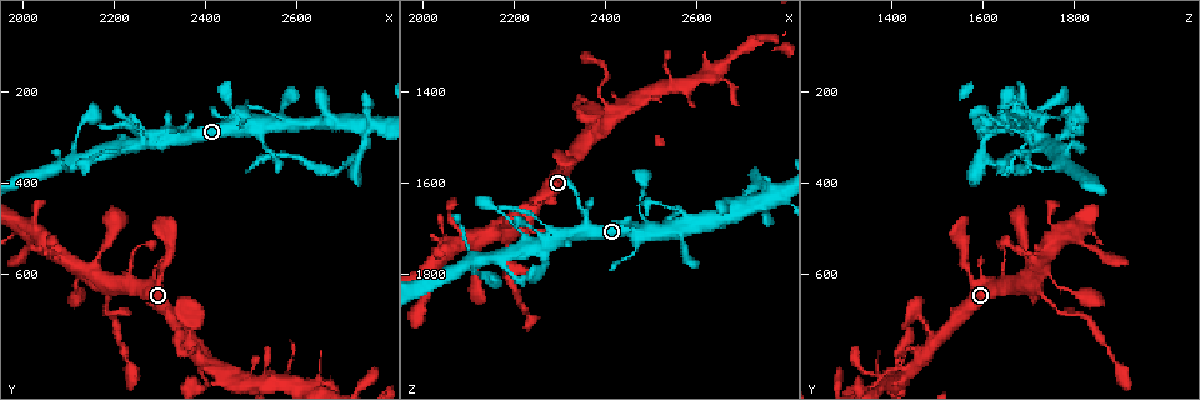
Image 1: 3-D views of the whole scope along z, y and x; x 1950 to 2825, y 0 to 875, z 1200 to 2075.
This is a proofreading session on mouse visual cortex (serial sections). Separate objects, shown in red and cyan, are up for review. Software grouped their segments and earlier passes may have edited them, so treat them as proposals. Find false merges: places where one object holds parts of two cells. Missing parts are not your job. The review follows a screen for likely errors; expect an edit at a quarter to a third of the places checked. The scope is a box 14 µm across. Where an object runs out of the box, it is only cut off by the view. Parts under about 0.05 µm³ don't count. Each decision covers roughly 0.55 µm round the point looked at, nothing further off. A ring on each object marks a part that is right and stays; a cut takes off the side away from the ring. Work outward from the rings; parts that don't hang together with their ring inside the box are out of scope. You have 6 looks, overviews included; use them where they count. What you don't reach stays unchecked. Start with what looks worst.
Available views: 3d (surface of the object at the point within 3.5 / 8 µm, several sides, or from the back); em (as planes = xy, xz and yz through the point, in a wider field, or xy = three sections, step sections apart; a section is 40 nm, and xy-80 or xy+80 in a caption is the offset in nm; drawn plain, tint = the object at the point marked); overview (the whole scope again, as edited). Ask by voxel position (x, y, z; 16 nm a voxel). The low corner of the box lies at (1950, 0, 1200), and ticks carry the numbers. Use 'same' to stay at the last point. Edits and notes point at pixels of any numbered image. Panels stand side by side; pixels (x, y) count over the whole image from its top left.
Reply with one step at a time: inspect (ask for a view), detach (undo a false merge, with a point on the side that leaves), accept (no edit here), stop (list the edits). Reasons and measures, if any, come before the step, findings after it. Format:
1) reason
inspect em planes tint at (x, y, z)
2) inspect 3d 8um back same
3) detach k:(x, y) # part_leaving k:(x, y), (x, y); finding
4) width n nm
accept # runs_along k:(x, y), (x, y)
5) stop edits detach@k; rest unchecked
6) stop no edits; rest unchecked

sudden change in width
inspect 3d 3.5um at (2685, 375, 1655)

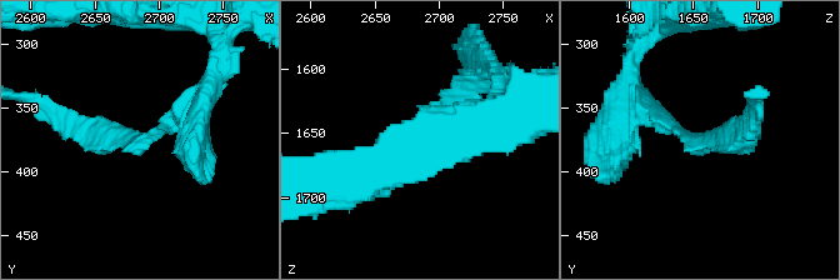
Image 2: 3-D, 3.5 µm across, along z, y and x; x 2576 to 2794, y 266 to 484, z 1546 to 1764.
arm_widths 150, 300 nm; now the EM
inspect em planes tint at (2684, 380, 1664)

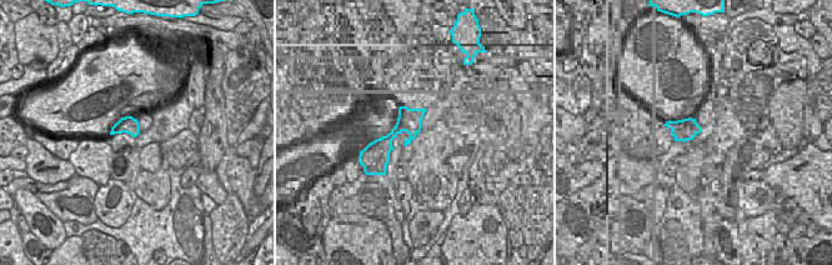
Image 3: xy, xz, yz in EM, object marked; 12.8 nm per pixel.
detach 2:(119, 133) # part_leaving 2:(153, 138), (95, 138), (61, 119); two cells meet here

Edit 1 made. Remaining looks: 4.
redraw
inspect overview

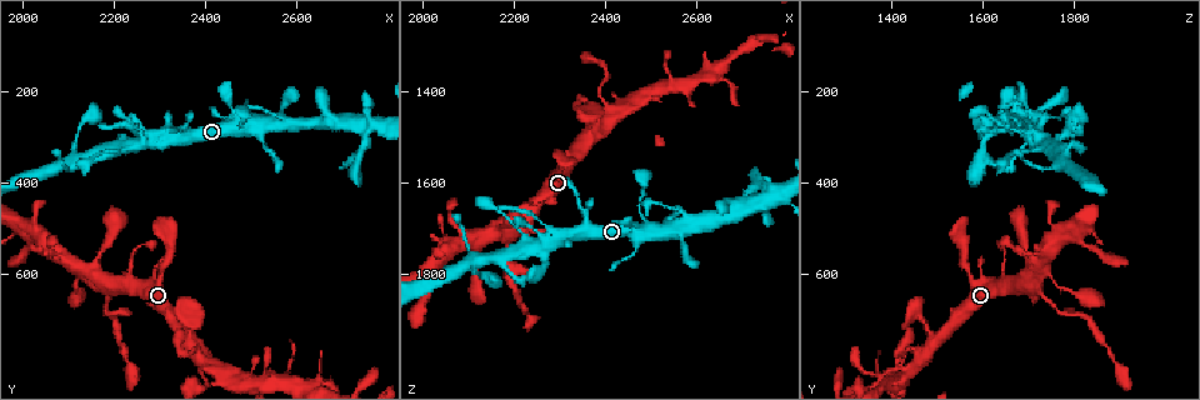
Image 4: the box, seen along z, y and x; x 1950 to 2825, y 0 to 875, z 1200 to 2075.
thick turns thin
inspect 3d 3.5um at (2325, 290, 1725)

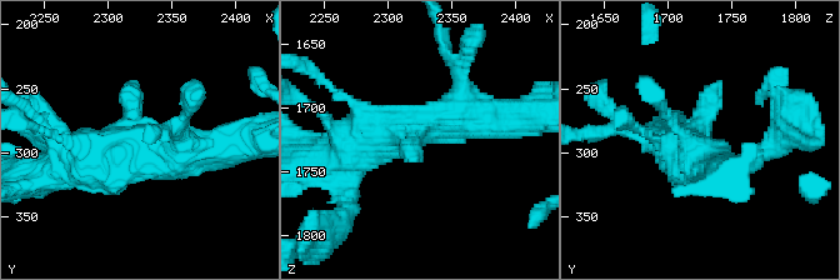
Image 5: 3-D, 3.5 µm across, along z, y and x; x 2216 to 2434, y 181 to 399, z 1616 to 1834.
inspect em xy step 2 tint at (2320, 288, 1718)

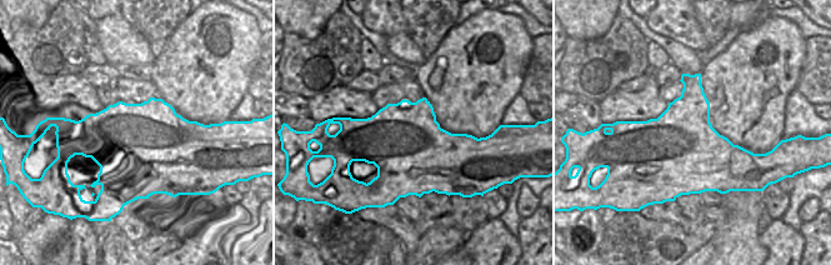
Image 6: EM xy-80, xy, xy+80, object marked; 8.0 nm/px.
accept # runs_along 5:(203, 150), (141, 154), (138, 81); all the same cell

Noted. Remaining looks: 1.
stop edits detach@2; rest unchecked

